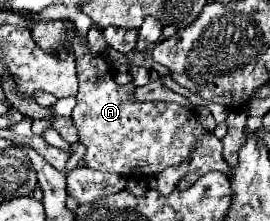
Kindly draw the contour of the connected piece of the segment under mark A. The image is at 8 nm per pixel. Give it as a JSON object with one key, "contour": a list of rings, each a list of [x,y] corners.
{"contour":[[[47,21],[31,27],[33,37],[39,47],[45,51],[53,51],[59,57],[67,57],[67,53],[75,55],[77,75],[79,75],[79,93],[77,107],[73,109],[73,123],[79,131],[79,139],[85,143],[85,165],[97,171],[119,173],[125,177],[151,177],[167,167],[181,165],[187,157],[191,157],[187,175],[179,181],[179,189],[187,189],[195,179],[209,171],[221,171],[231,175],[231,167],[221,157],[221,141],[215,135],[203,131],[197,115],[181,107],[177,103],[133,103],[133,85],[117,85],[111,71],[105,69],[105,57],[93,55],[87,49],[87,41],[75,35],[75,41],[65,47],[67,31],[73,31],[69,21]]]}

